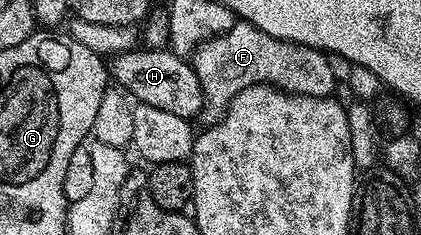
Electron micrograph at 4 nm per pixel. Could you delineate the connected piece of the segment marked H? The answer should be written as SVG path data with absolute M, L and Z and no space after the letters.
M132 49L112 56L112 82L137 103L146 103L155 109L167 109L167 113L175 113L175 117L196 120L205 98L192 62L176 55L171 49L142 50Z

